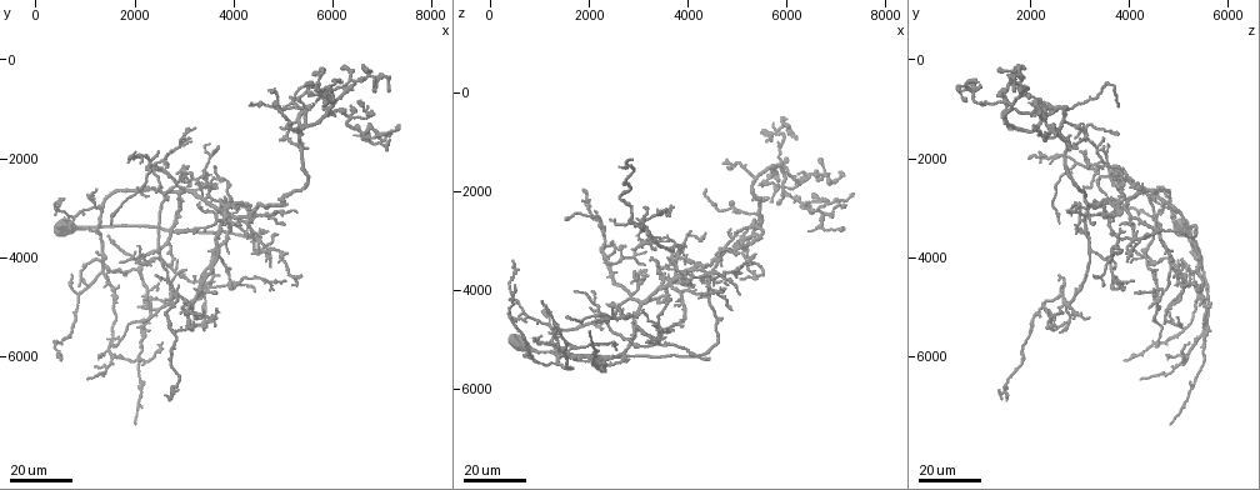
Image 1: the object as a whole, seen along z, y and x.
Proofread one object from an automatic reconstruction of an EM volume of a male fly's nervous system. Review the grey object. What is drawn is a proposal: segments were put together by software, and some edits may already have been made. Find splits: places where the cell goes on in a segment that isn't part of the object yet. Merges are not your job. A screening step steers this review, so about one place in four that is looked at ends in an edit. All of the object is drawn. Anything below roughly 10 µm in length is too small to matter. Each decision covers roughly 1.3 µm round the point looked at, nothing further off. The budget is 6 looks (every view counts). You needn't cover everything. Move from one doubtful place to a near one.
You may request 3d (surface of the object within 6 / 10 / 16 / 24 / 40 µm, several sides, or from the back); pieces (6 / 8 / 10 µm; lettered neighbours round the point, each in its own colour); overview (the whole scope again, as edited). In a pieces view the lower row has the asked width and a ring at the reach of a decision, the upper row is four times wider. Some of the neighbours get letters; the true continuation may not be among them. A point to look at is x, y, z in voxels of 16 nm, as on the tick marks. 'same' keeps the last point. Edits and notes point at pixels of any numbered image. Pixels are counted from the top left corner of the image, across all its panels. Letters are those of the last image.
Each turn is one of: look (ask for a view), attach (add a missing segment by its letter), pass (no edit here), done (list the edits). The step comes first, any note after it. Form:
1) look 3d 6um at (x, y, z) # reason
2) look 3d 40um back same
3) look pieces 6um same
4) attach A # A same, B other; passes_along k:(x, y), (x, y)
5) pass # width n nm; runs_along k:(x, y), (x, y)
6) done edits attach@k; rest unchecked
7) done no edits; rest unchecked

look 3d 16um at (2850, 5550, 2600) # an open end

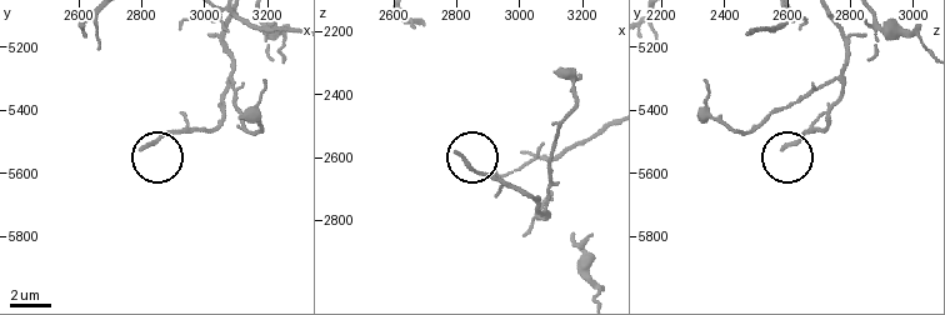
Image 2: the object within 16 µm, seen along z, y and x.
look pieces 10um at (2800, 5520, 2580)

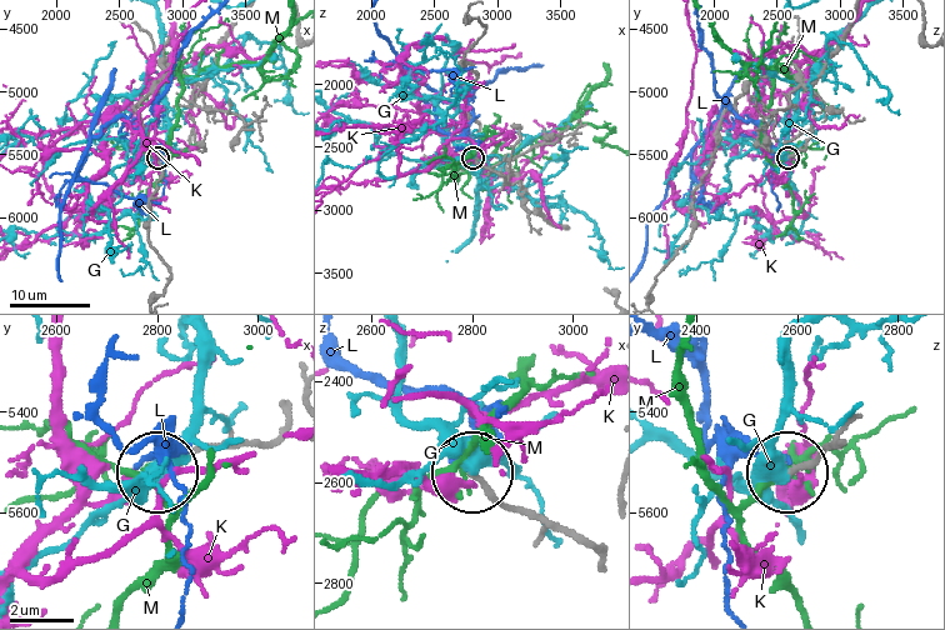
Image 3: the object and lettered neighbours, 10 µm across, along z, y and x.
pass # G other, K other, L other, M other; runs_along 3:(605, 560), (584, 539), (519, 515), (474, 475); no lettered segment goes on from it

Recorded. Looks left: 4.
look 3d 16um at (2400, 4350, 2600) # an open end

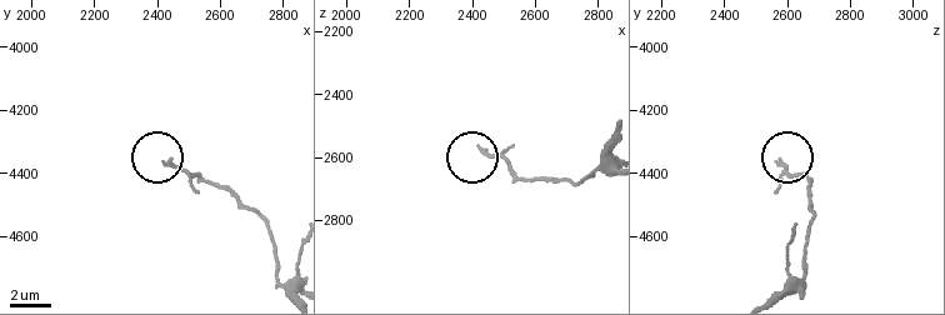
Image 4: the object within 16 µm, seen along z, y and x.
look pieces 6um at (2430, 4370, 2570) # see the neighbours

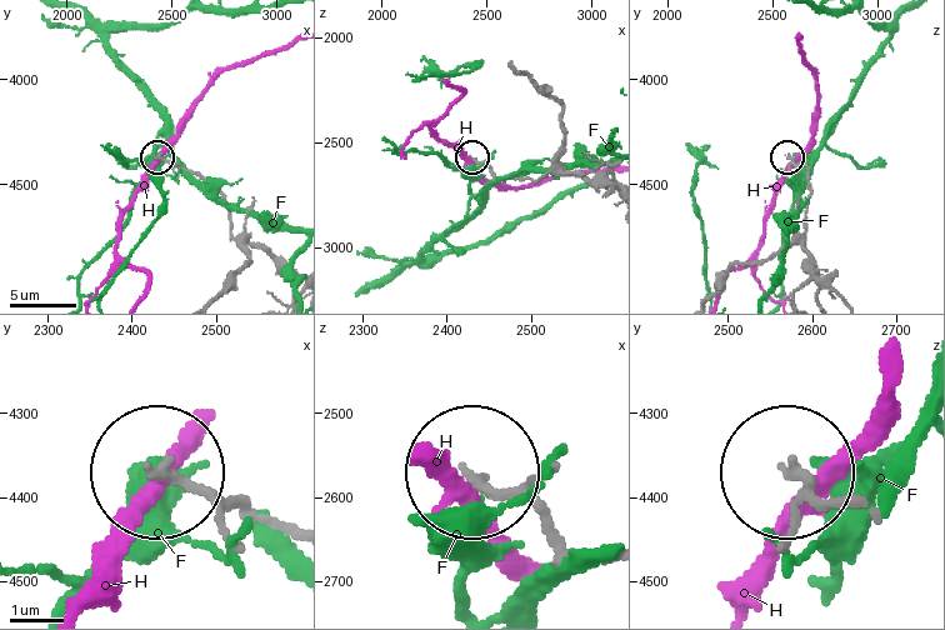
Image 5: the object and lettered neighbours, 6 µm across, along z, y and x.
pass # F other, H other; none of them fits

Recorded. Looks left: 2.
look 3d 24um at (5100, 1000, 3800) # free end

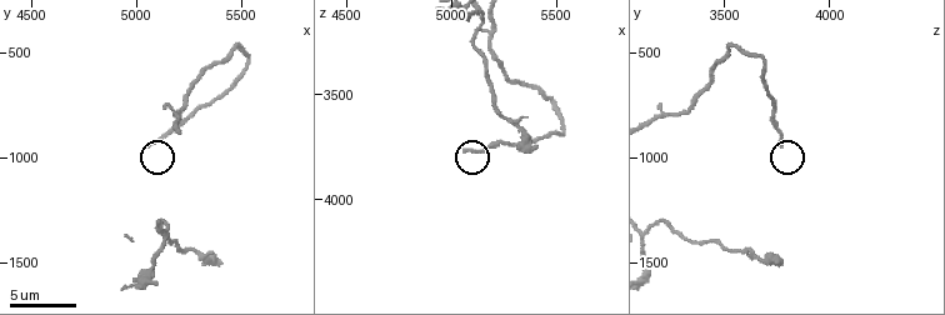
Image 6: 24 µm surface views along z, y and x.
look pieces 10um at (5060, 940, 3760) # see the neighbours

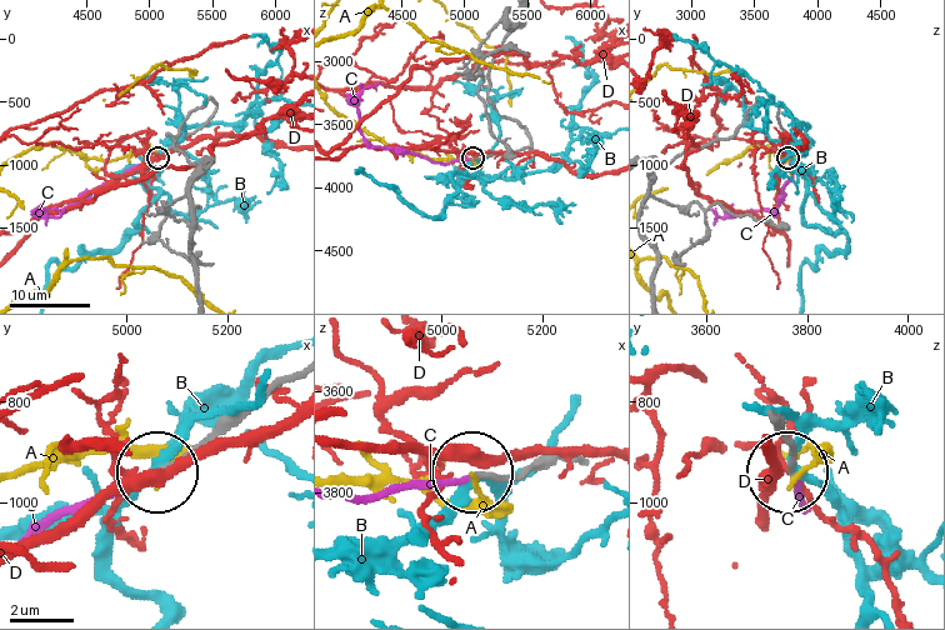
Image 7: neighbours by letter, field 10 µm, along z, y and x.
attach C # A other, B other, C same, D other; passes_along 7:(555, 458), (509, 474), (466, 474), (373, 498), (340, 498); it goes on there

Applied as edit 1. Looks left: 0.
done edits attach@7; rest unchecked

